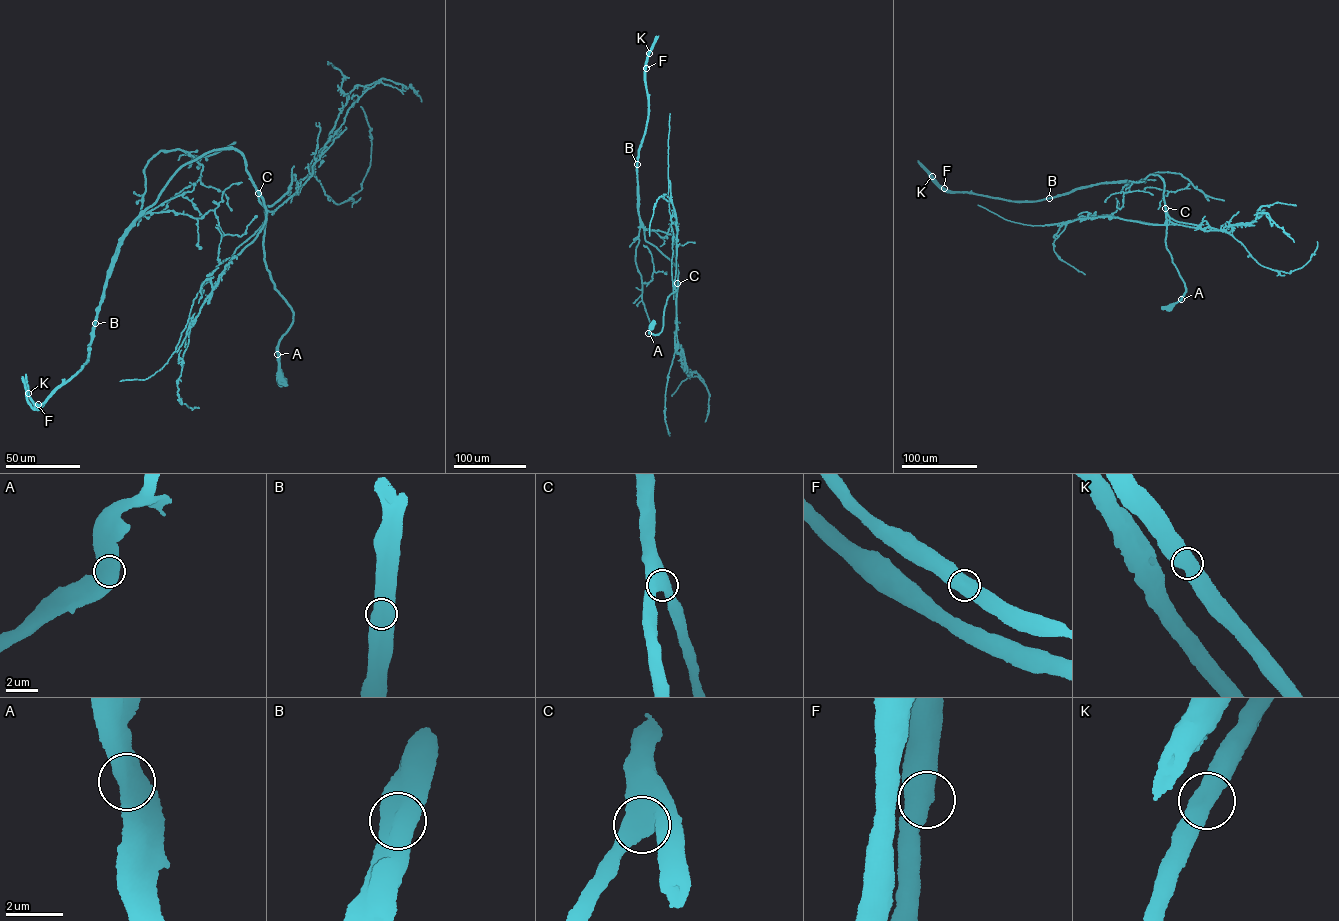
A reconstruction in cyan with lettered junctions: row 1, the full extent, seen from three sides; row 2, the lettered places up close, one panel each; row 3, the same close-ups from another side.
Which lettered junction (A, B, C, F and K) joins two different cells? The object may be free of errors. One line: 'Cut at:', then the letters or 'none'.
Cut at: B

